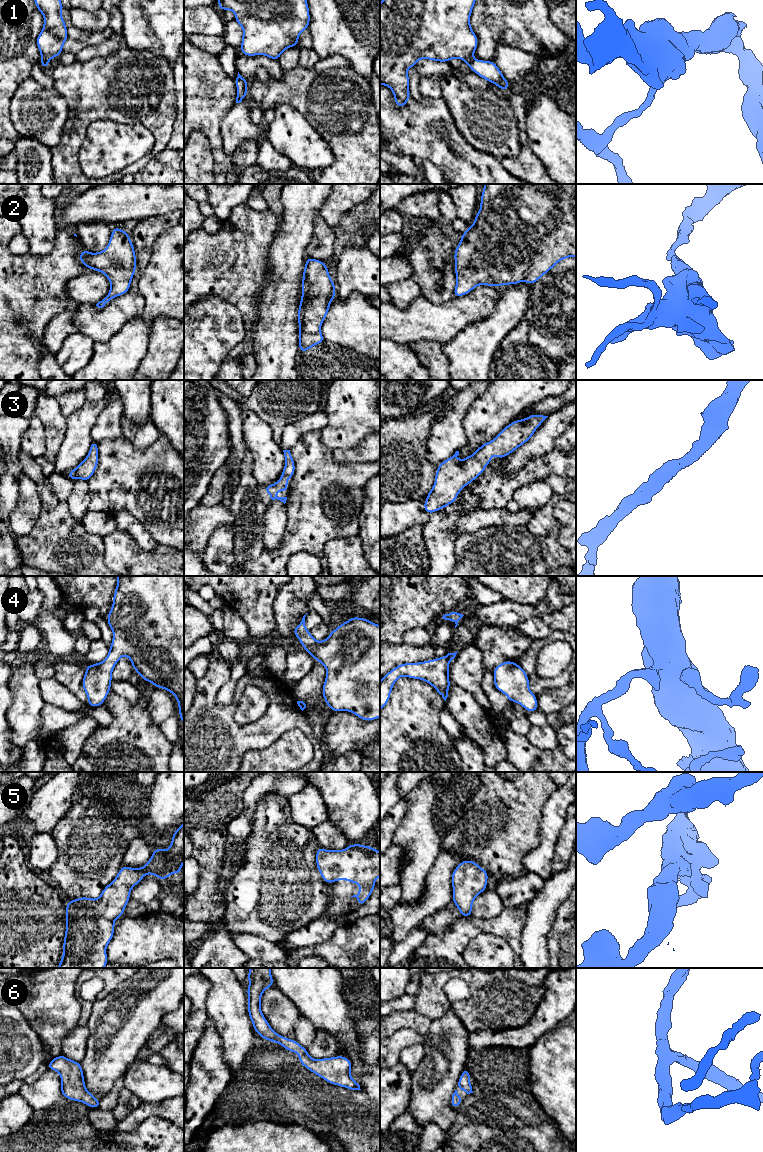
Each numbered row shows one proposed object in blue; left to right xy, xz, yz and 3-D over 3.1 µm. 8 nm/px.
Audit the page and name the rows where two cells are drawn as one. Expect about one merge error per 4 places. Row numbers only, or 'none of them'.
1

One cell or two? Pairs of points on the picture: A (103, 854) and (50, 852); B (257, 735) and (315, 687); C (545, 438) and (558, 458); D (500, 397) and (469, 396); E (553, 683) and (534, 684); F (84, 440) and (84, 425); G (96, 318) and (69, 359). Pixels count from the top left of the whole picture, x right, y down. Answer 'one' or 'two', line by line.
A: two
B: two
C: two
D: two
E: one
F: one
G: two

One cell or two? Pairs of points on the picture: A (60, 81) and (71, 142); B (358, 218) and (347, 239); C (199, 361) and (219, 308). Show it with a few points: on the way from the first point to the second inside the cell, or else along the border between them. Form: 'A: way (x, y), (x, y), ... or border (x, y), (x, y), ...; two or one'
A: way (75, 96), (82, 103), (79, 127); one
B: way (358, 223), (349, 234); one
C: way (203, 348), (220, 331), (219, 321); one

